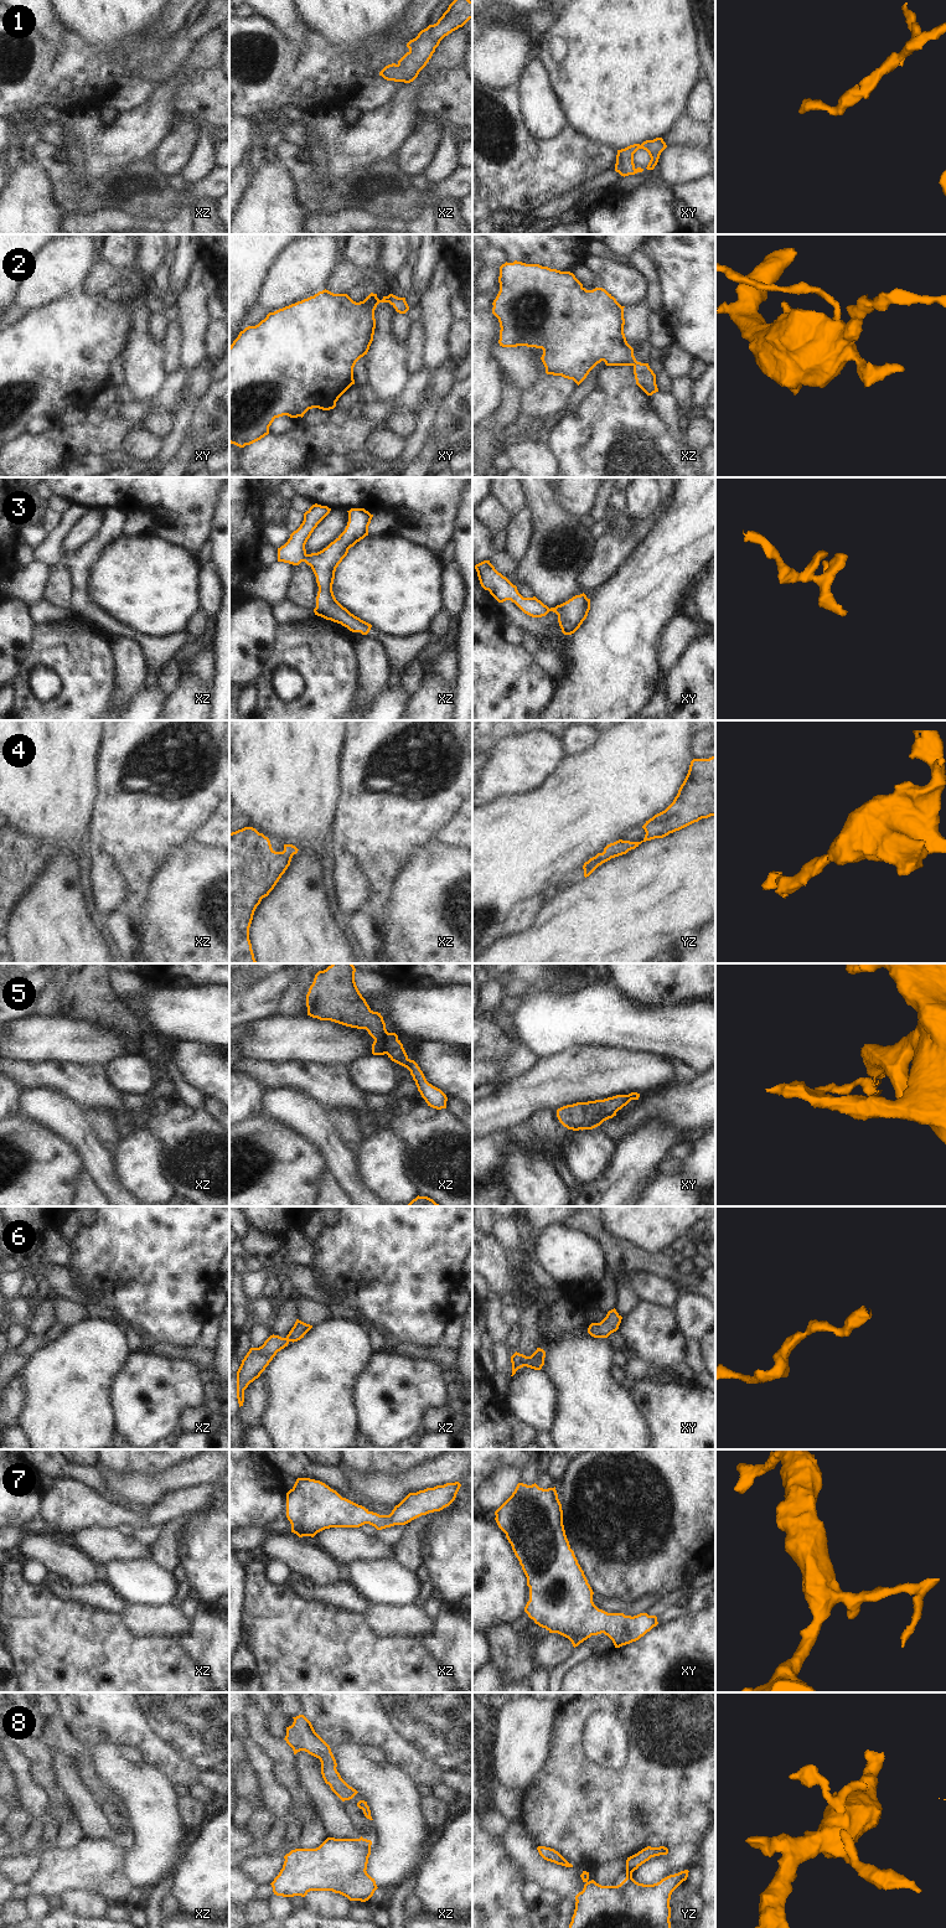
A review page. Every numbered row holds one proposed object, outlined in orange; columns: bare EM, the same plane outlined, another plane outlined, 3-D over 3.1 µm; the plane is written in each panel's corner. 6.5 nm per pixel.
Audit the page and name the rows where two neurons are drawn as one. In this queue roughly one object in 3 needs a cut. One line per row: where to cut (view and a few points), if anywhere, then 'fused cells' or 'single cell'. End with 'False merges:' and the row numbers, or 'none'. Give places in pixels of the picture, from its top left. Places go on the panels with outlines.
1: no cut | single cell
2: no cut | single cell
3: no cut | single cell
4: no cut | single cell
5: xz (387, 1032), (384, 1053) | fused cells
6: no cut | single cell
7: no cut | single cell
8: no cut | single cell
False merges: 5

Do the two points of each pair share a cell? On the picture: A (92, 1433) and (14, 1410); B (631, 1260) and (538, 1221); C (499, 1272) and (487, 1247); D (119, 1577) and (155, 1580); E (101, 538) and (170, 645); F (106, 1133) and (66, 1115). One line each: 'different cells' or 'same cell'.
A: different cells
B: same cell
C: same cell
D: same cell
E: same cell
F: different cells

